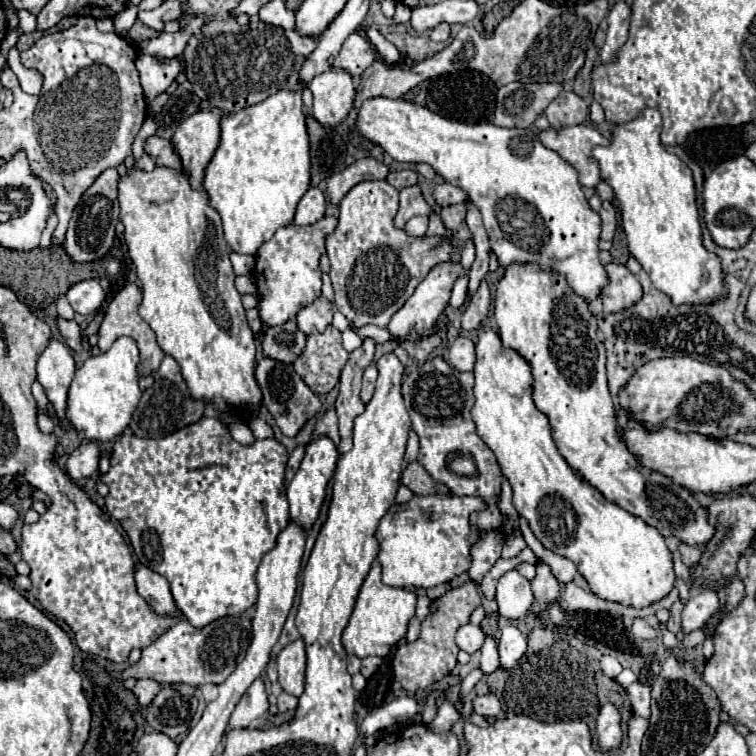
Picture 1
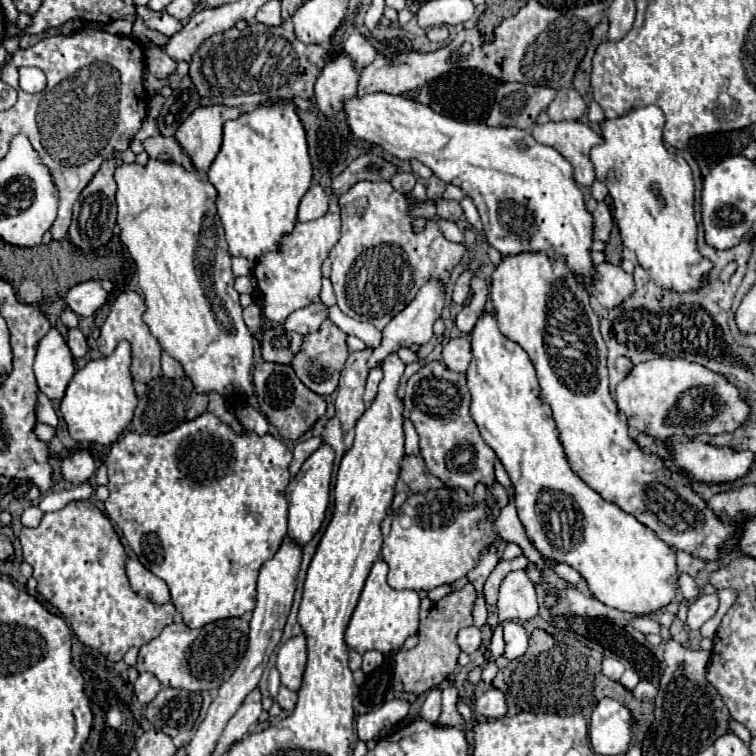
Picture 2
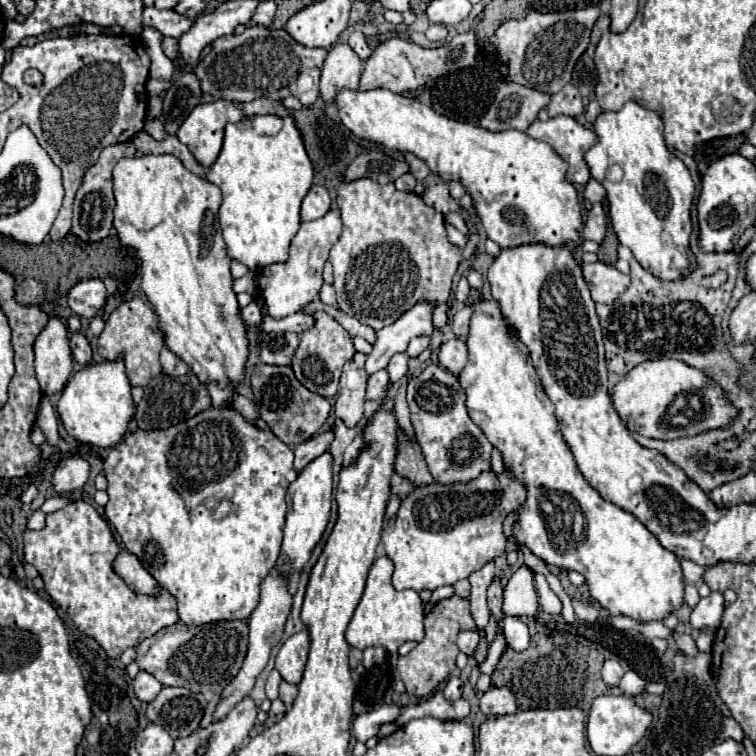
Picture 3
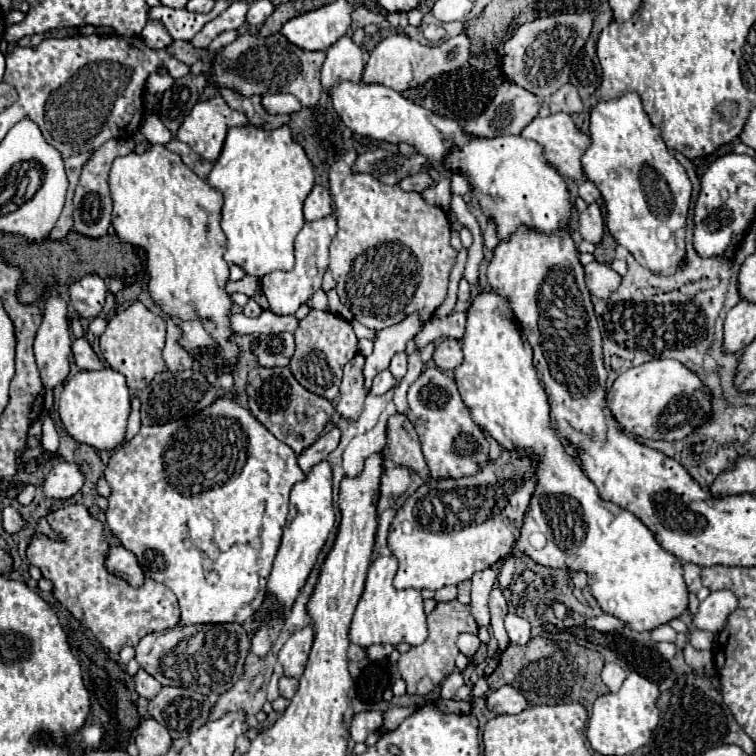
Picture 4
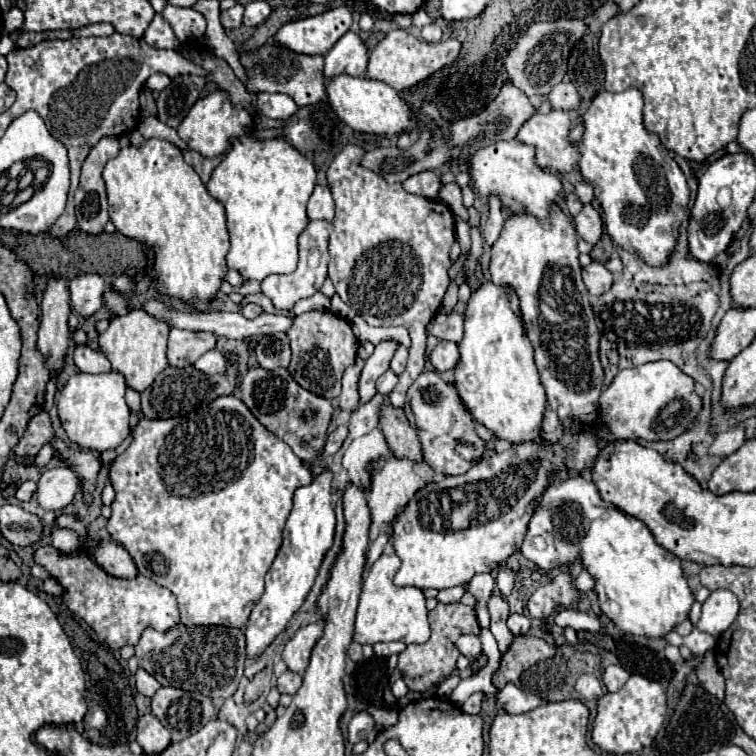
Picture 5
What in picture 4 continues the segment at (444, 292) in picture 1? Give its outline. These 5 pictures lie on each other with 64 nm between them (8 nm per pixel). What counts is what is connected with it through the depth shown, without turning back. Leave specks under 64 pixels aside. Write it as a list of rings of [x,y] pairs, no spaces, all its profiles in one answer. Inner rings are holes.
[[[414,312],[414,314],[406,316],[402,322],[390,326],[390,328],[384,328],[376,334],[374,352],[366,358],[366,366],[364,366],[366,388],[370,388],[374,374],[388,368],[388,364],[396,352],[404,352],[406,342],[412,336],[416,336],[422,330],[422,326],[424,326],[424,322],[420,320],[420,314]]]

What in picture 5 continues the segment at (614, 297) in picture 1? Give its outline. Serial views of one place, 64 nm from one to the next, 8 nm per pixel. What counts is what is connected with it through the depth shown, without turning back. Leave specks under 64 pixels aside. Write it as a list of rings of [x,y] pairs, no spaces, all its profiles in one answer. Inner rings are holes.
[[[592,262],[588,264],[584,270],[582,270],[582,278],[584,278],[584,284],[588,288],[590,294],[594,296],[602,296],[610,290],[612,282],[614,282],[614,274],[606,270],[604,264],[598,264],[598,262]]]

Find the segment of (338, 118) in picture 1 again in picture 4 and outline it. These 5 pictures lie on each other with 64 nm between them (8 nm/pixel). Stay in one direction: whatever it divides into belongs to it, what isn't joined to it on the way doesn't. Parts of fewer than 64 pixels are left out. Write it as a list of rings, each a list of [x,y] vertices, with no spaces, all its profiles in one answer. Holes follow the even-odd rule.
[[[346,34],[326,52],[326,62],[322,66],[322,86],[332,90],[344,80],[360,82],[364,70],[364,54]]]

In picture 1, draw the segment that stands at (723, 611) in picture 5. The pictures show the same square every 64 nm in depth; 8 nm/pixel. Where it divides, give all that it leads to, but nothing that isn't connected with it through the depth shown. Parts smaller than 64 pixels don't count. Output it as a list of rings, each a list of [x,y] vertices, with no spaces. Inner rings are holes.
[[[702,590],[688,598],[682,610],[682,634],[700,628],[718,610],[718,596],[712,590]]]

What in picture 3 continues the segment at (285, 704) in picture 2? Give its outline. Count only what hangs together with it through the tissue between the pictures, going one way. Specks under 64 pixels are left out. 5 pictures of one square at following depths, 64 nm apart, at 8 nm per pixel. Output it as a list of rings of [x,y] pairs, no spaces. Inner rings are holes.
[[[282,682],[282,684],[280,684],[280,700],[286,704],[286,708],[292,706],[296,694],[298,694],[298,686],[288,684],[288,682]]]

